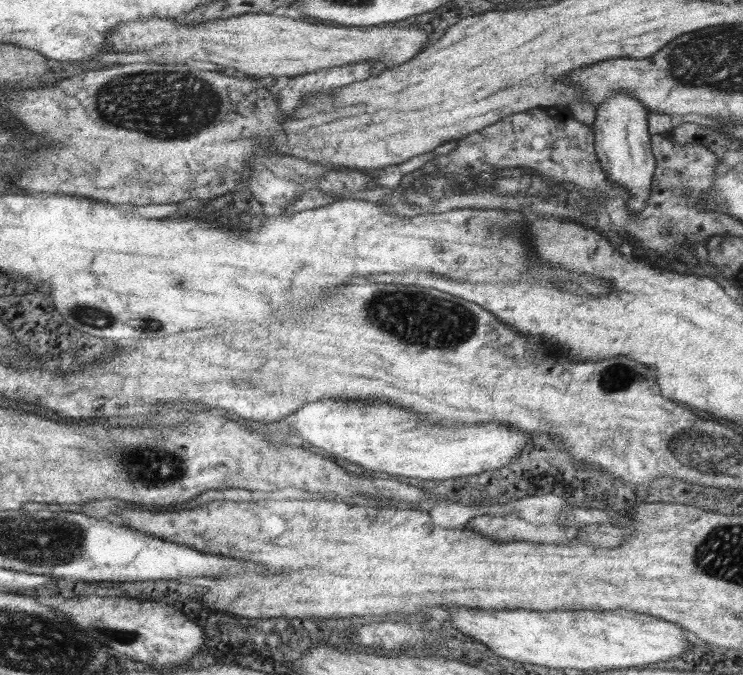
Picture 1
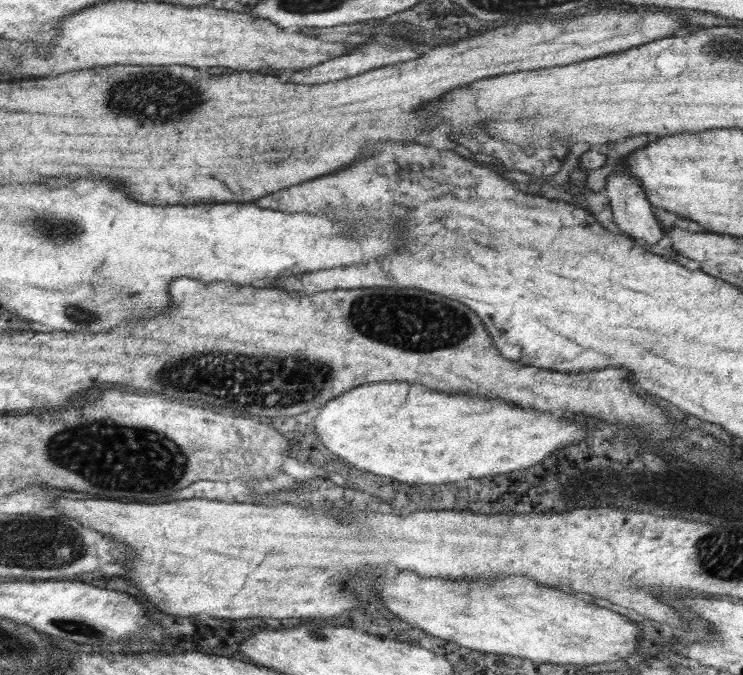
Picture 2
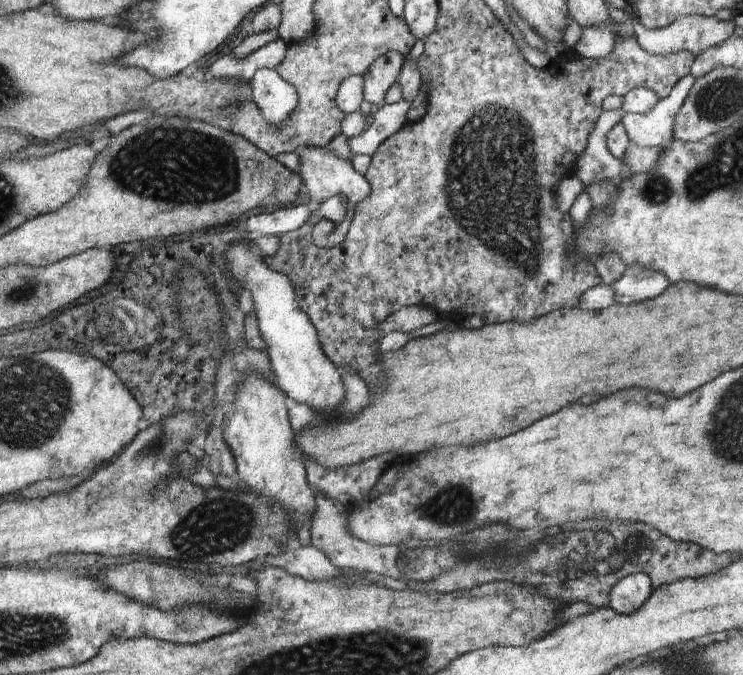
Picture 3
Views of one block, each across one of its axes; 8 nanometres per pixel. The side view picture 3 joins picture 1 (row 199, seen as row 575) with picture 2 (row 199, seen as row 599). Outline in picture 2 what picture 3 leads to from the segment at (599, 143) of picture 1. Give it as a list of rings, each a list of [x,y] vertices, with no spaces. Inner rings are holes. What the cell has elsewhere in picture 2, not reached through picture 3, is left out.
[[[624,156],[620,159],[618,168],[607,177],[605,182],[604,193],[609,198],[610,207],[612,209],[612,222],[619,228],[620,233],[632,238],[638,243],[644,244],[646,248],[660,242],[664,238],[664,229],[660,228],[658,221],[654,217],[653,206],[648,201],[646,189],[640,183],[640,179],[636,179],[630,173],[630,165],[624,163],[628,157]]]

